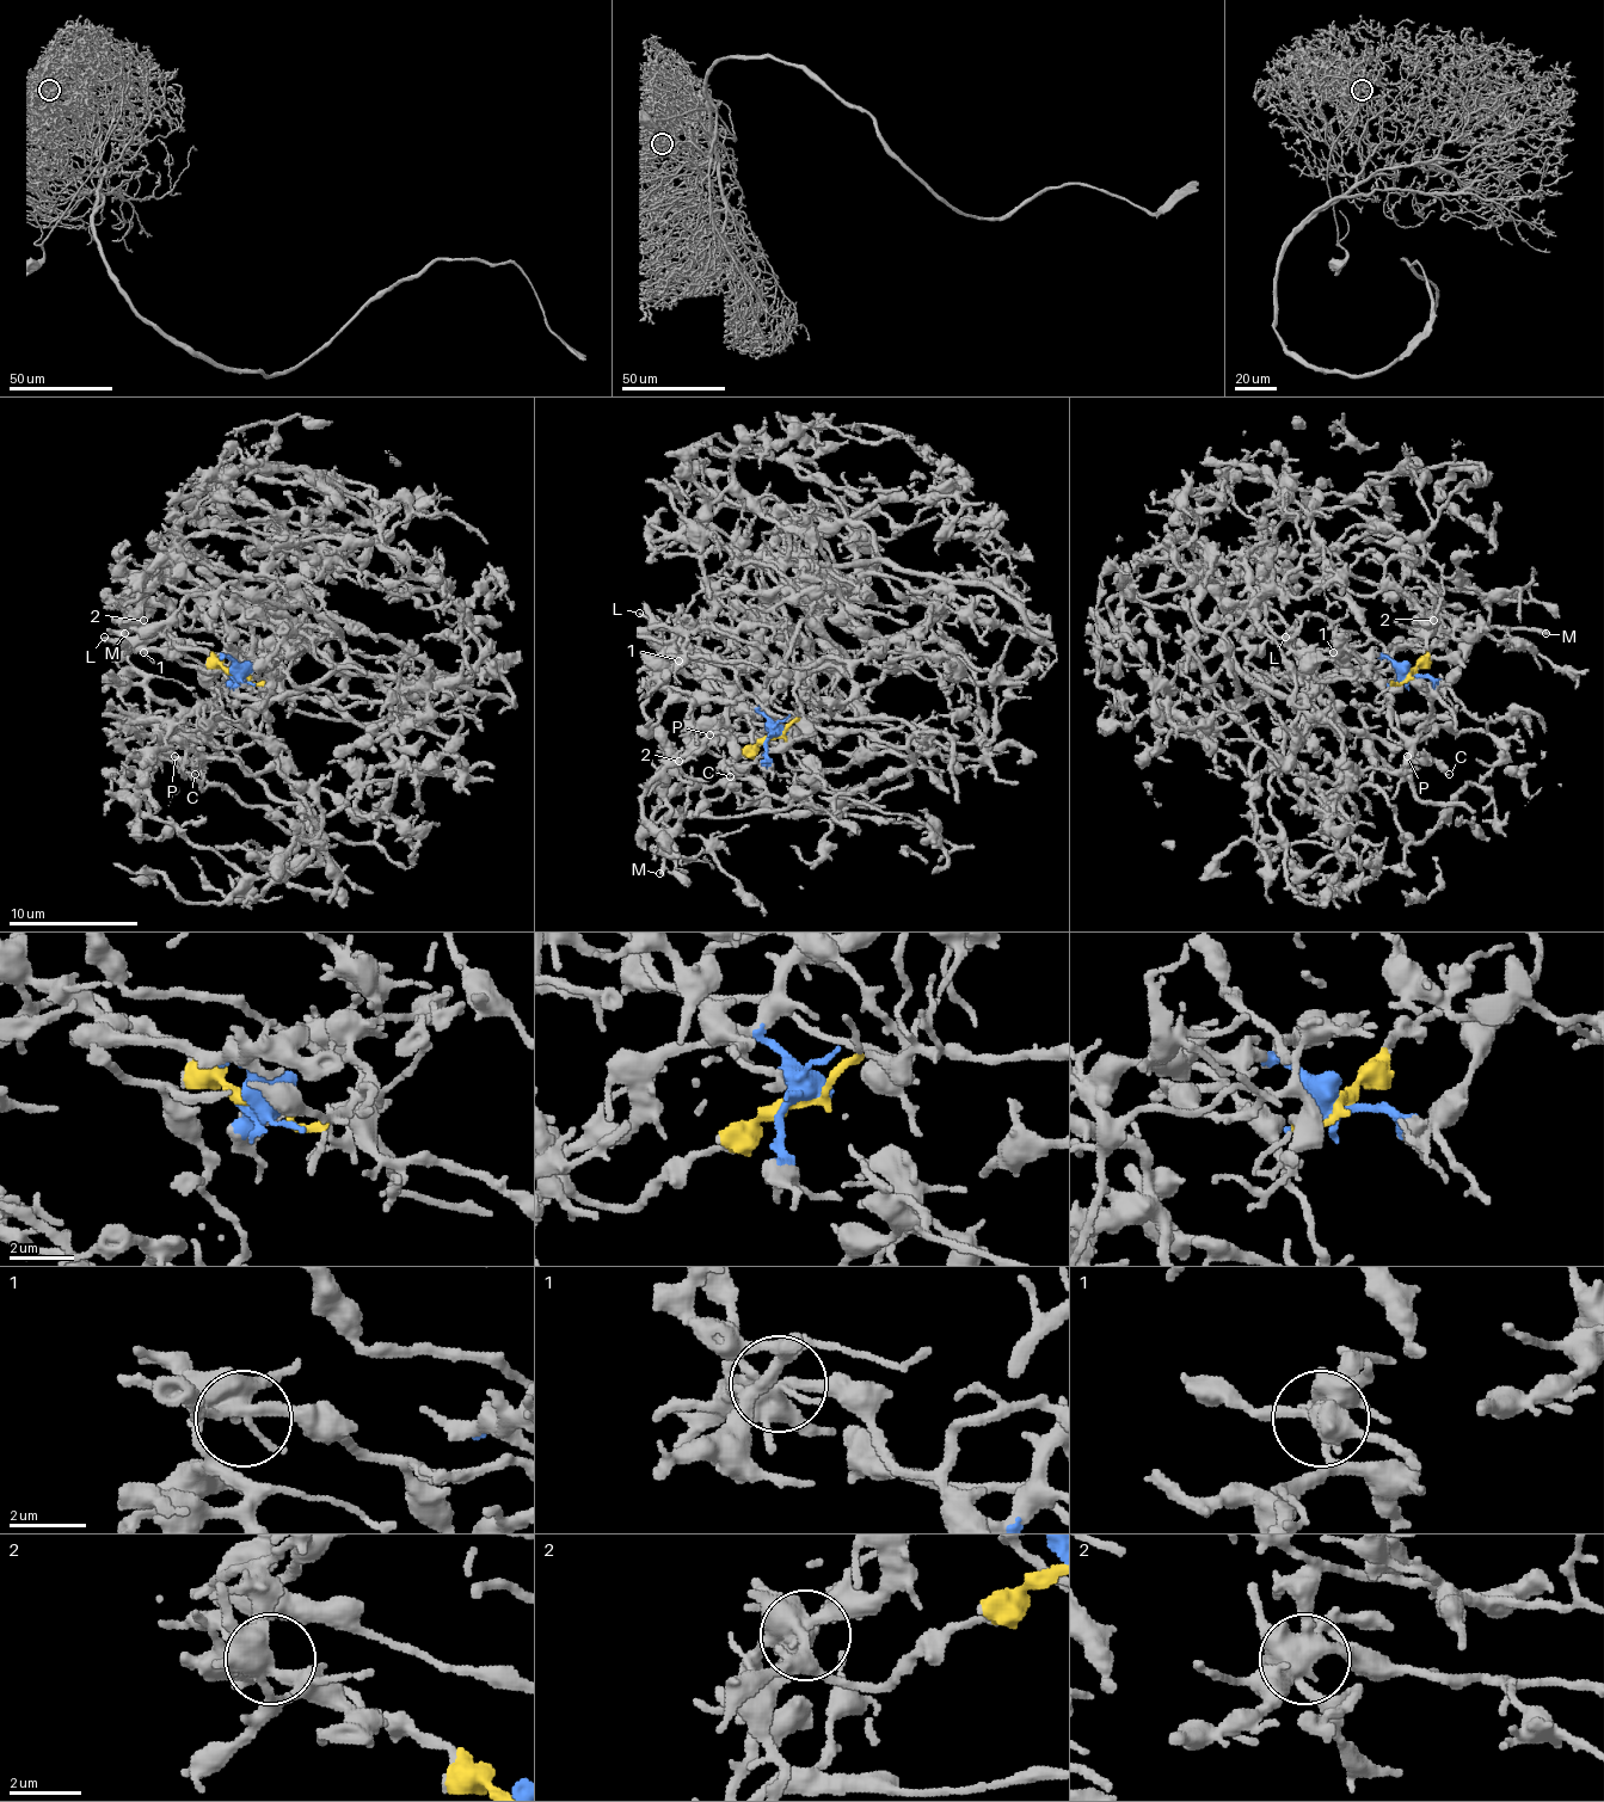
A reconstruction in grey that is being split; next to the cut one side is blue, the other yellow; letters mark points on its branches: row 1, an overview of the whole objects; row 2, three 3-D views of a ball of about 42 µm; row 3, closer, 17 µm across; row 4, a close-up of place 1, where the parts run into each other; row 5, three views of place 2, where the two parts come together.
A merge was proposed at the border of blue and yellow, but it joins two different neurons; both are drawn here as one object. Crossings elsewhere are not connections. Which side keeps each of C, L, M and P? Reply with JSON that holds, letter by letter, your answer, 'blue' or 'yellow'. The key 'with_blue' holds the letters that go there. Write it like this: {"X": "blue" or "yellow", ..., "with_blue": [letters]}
{"C": "yellow", "L": "yellow", "M": "blue", "P": "yellow", "with_blue": ["M"]}

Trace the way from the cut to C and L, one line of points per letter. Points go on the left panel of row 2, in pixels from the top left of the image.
C: (238, 671), (257, 681), (280, 671), (198, 671), (231, 736), (195, 775)
L: (238, 671), (257, 681), (280, 671), (257, 678), (231, 669), (204, 671), (159, 652), (130, 652), (104, 635)

